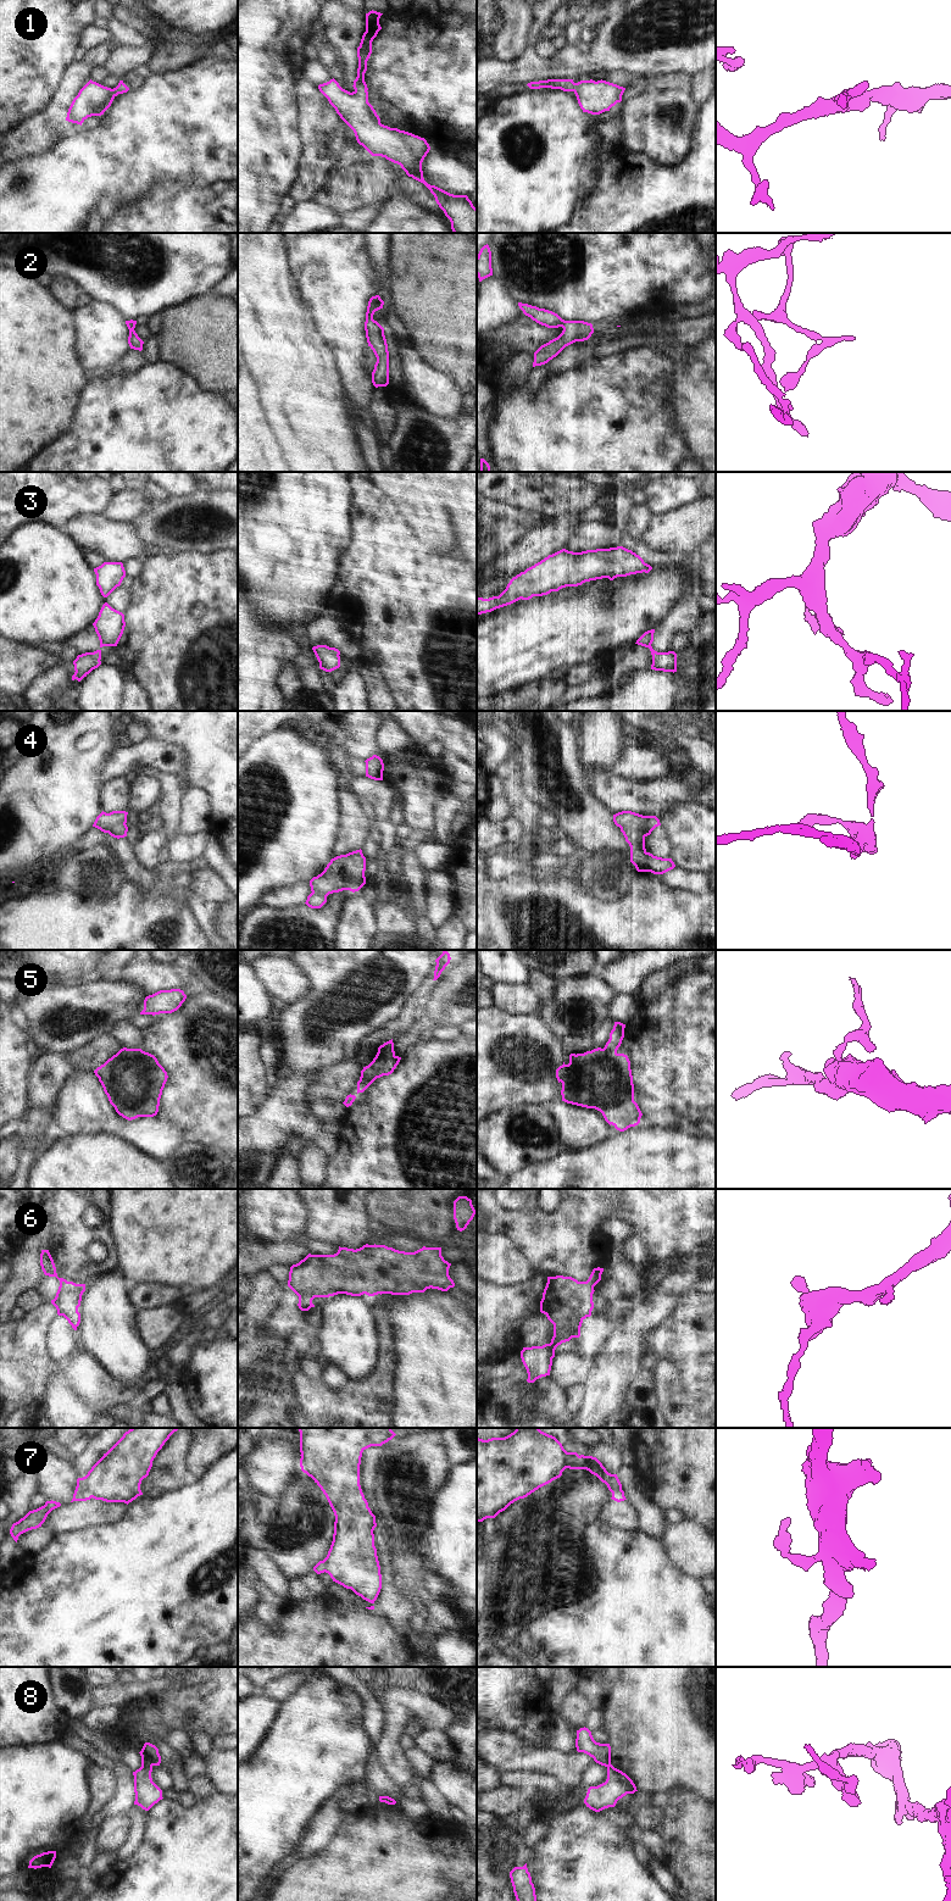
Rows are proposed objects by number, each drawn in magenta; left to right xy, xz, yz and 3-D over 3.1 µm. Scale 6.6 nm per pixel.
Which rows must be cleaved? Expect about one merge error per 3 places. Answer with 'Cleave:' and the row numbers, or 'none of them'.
Cleave: 5, 7, 8

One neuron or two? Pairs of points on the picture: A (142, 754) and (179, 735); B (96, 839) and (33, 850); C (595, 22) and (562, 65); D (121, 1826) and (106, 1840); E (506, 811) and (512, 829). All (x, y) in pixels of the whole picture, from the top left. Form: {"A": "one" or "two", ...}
{"A": "two", "B": "two", "C": "two", "D": "one", "E": "two"}

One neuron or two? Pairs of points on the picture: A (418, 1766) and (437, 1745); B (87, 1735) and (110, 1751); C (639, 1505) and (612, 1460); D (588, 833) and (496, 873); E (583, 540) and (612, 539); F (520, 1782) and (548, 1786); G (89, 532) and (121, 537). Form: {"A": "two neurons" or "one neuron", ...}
{"A": "two neurons", "B": "one neuron", "C": "two neurons", "D": "two neurons", "E": "one neuron", "F": "one neuron", "G": "one neuron"}

